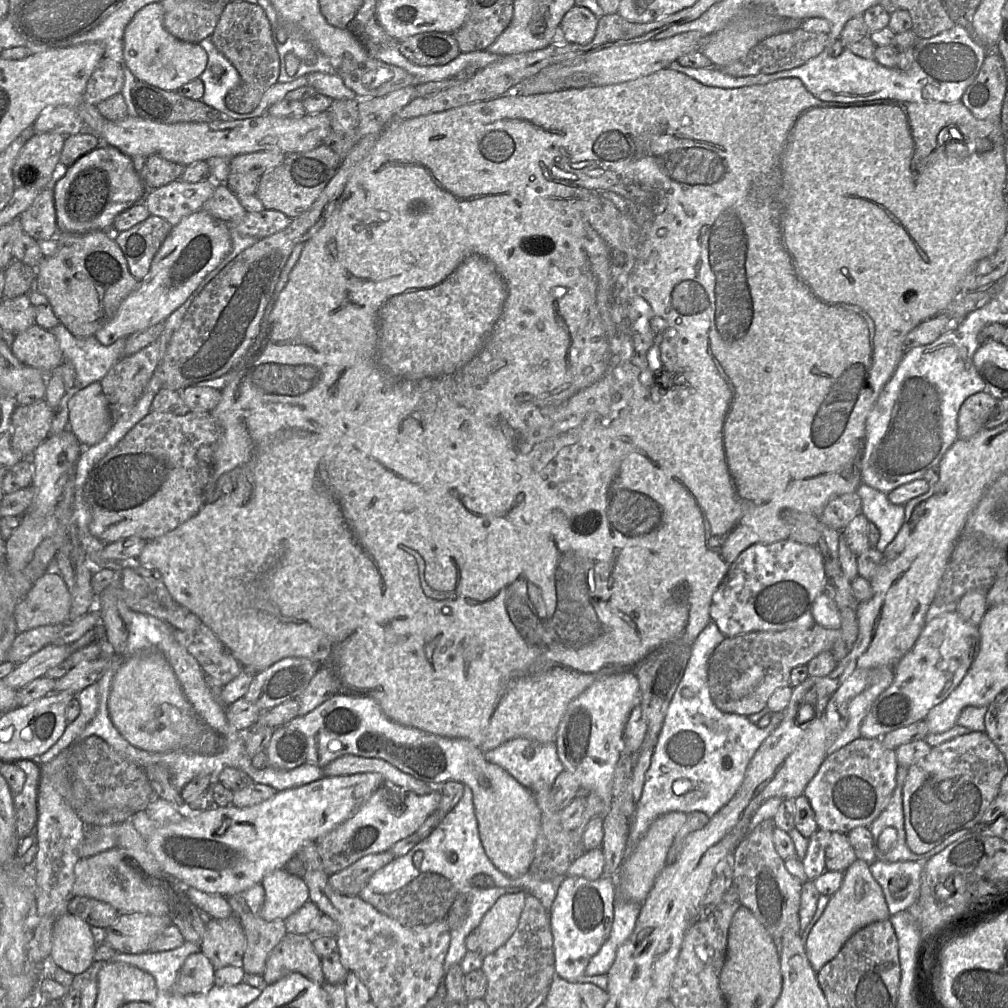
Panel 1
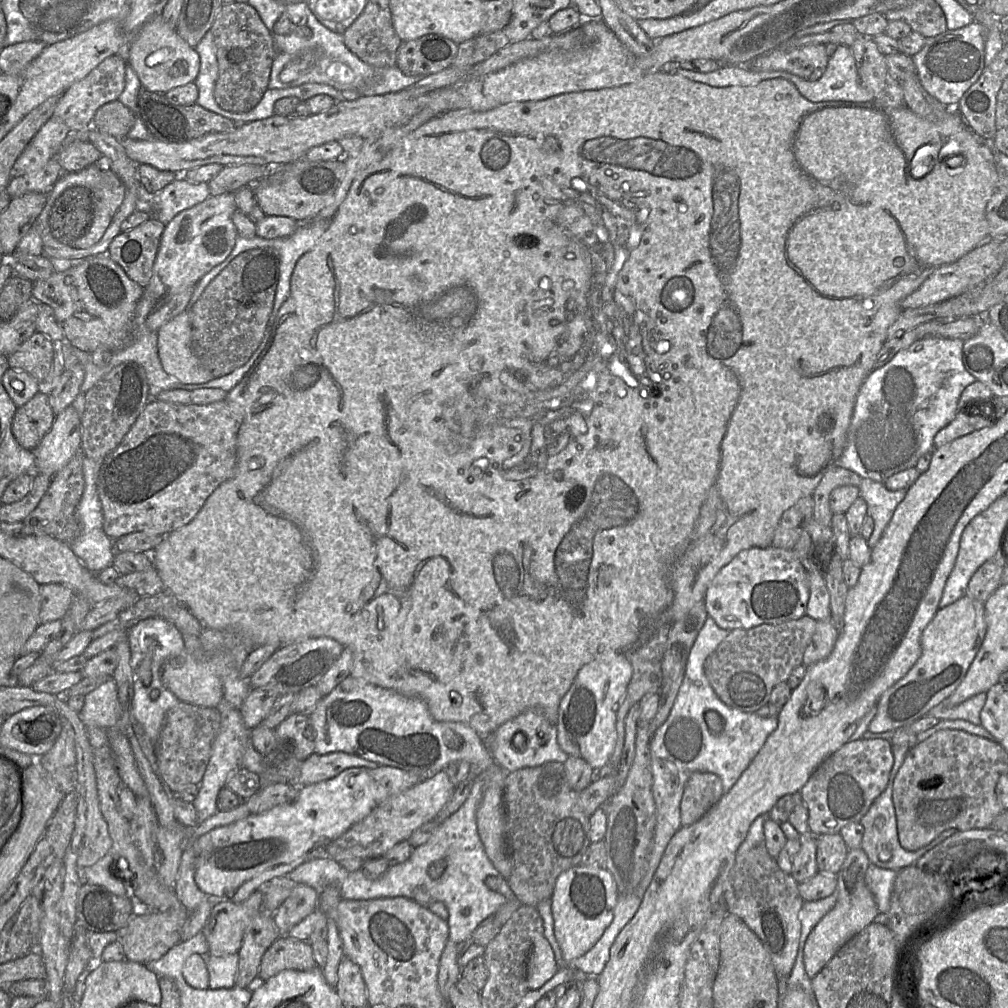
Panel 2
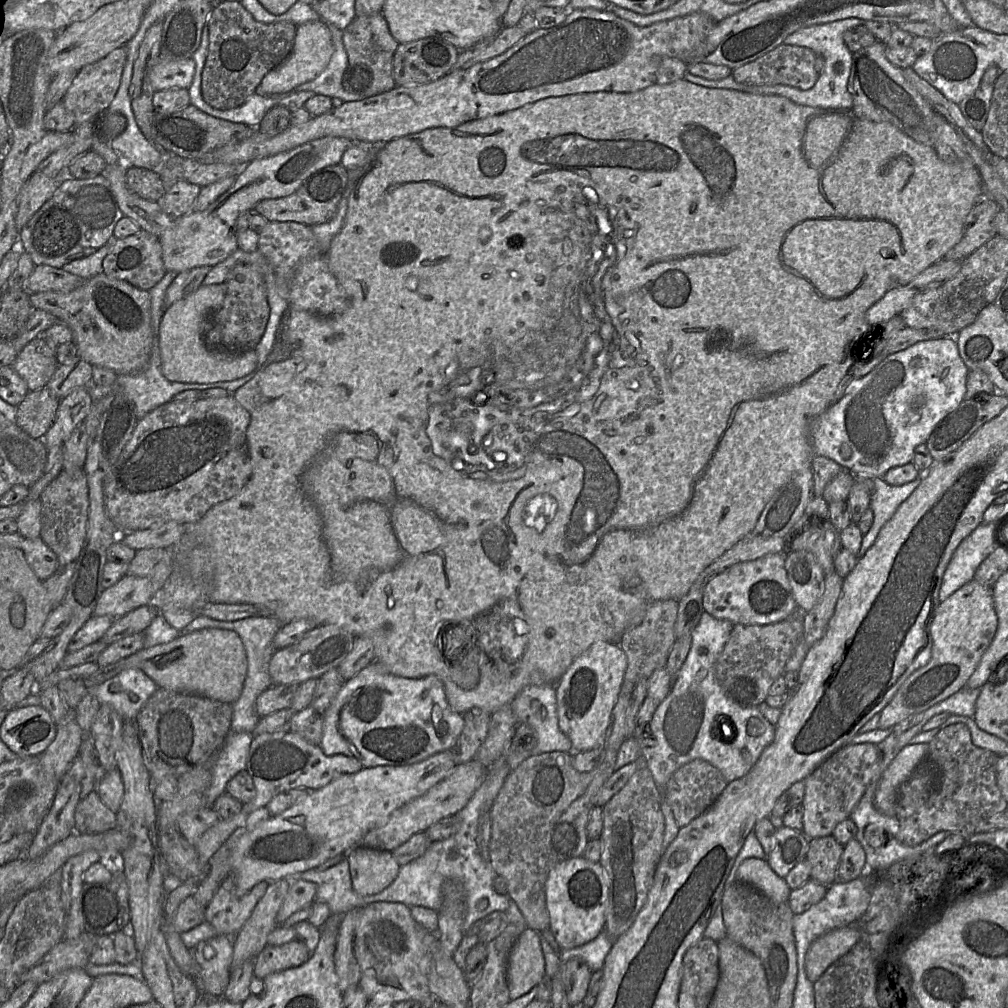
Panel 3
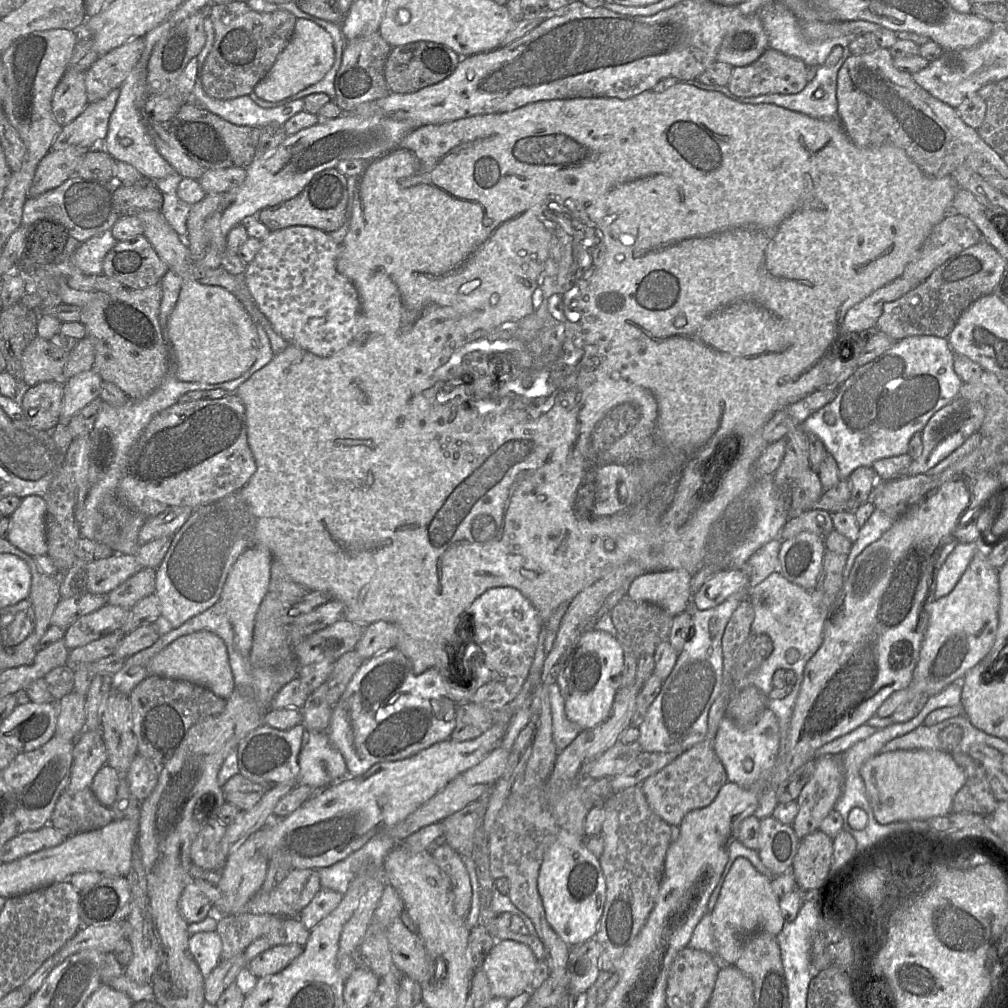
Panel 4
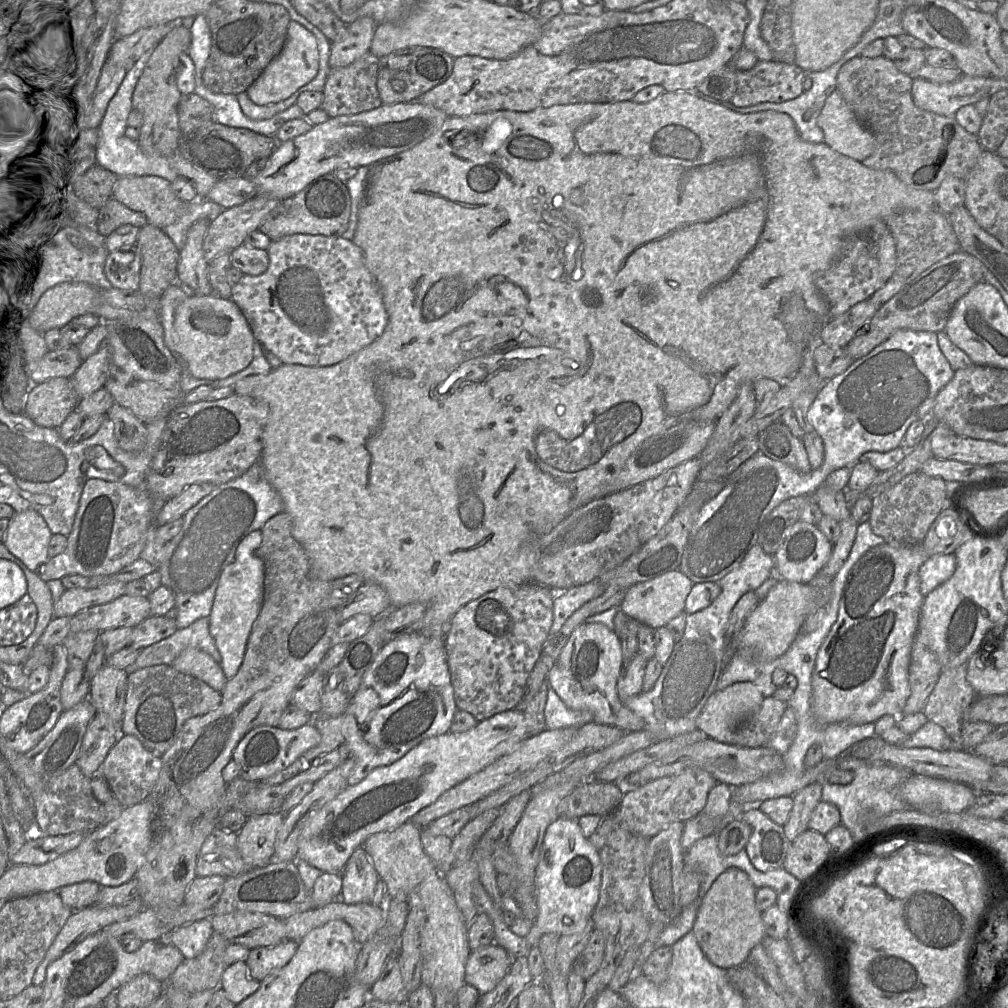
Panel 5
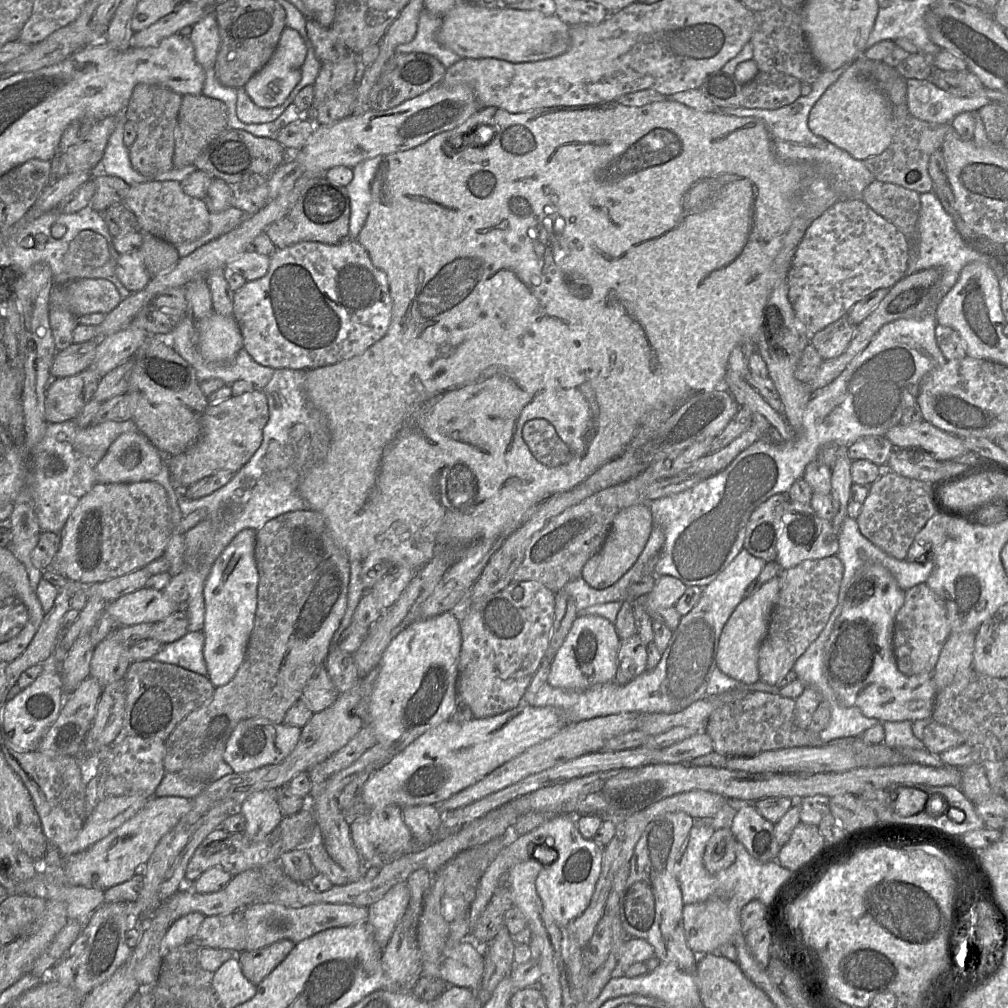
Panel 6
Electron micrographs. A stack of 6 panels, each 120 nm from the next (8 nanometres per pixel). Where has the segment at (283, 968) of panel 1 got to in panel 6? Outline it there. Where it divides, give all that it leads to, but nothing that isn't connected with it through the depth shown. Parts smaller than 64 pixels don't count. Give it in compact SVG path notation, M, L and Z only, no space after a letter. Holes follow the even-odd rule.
M284 939L266 947L237 954L243 974L258 985L294 948L295 943Z

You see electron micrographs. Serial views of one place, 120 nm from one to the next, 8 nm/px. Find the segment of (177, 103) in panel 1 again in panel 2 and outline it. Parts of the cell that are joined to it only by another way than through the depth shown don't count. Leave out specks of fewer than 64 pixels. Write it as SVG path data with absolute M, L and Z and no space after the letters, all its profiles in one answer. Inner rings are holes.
M141 88L138 93L137 105L140 117L149 133L154 139L165 143L184 143L209 133L230 132L245 123L224 118L204 109L197 103L192 105L172 104L164 94L151 92L144 88Z

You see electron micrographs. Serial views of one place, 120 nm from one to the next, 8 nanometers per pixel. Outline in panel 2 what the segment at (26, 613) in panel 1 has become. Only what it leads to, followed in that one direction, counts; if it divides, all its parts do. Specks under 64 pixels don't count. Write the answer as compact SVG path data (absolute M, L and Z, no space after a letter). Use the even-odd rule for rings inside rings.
M58 583L40 585L39 592L39 624L61 620L73 600L73 592Z

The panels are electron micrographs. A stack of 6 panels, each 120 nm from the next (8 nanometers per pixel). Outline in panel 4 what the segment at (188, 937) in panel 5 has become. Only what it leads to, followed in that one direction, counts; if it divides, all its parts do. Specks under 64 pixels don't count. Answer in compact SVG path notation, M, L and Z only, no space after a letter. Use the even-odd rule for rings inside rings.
M216 931L189 936L189 951L202 975L207 977L221 962L222 941Z

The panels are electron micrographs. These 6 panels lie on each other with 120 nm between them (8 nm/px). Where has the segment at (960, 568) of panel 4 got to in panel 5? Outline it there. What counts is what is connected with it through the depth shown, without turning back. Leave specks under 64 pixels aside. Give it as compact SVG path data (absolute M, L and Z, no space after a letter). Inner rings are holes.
M954 553L938 554L929 557L919 569L920 591L926 596L932 590L946 582L955 572Z

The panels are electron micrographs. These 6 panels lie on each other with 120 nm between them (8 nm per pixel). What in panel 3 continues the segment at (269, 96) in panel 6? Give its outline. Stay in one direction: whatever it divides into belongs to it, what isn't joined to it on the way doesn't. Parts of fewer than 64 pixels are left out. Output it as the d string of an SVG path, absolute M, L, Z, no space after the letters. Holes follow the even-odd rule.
M321 20L308 21L296 27L296 36L289 56L275 69L267 73L260 83L265 94L285 93L296 86L309 82L320 75L327 67L334 52L332 36Z

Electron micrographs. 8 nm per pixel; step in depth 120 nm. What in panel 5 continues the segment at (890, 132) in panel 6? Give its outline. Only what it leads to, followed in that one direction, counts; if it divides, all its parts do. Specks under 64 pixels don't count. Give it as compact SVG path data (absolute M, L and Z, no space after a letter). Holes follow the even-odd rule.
M836 89L826 99L817 118L817 125L824 132L824 142L833 150L862 162L875 150L875 137L856 117L847 103Z

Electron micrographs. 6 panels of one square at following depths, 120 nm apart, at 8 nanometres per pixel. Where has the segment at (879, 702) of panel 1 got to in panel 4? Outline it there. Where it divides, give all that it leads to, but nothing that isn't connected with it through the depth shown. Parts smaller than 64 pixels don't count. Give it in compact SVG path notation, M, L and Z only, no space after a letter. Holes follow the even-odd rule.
M982 546L975 552L970 564L957 582L954 589L931 605L931 613L924 640L921 645L919 660L914 669L910 685L894 692L877 710L881 718L891 717L900 707L916 695L925 693L933 696L956 680L962 680L965 674L978 664L990 651L998 630L998 609L1000 604L998 571L988 561L988 552Z

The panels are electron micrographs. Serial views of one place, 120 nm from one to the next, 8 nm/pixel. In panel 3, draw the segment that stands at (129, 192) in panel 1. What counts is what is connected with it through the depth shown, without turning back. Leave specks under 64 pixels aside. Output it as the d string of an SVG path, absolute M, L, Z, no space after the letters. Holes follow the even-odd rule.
M104 174L88 179L59 176L60 186L20 230L19 250L31 257L35 266L62 268L65 264L89 256L112 237L115 225L124 217Z

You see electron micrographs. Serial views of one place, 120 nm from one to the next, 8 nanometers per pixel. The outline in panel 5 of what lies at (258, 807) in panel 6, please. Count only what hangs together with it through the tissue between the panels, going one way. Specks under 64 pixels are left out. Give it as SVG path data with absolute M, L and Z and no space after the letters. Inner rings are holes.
M276 811L249 816L237 833L237 850L250 868L260 868L271 862L283 815Z

